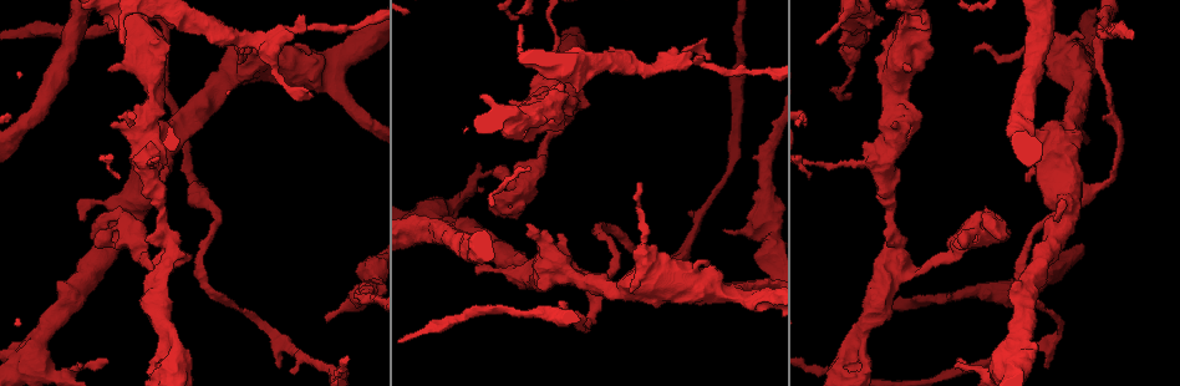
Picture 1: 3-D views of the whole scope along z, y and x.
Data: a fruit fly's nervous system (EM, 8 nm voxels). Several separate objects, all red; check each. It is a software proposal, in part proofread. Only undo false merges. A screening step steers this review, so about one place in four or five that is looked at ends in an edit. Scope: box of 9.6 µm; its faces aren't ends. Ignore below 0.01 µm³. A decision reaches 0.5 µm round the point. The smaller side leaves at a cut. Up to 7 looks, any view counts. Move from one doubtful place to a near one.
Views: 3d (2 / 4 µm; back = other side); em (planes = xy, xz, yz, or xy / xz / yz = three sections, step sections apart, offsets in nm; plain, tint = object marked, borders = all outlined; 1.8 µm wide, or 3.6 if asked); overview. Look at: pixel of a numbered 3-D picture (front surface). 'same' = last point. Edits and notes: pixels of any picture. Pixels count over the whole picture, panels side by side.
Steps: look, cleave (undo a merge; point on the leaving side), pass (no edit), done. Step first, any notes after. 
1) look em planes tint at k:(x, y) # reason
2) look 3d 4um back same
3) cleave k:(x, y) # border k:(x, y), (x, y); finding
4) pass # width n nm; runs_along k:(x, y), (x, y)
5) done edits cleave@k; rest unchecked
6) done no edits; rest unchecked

look 3d 2um at 1:(870, 363) # abrupt turn

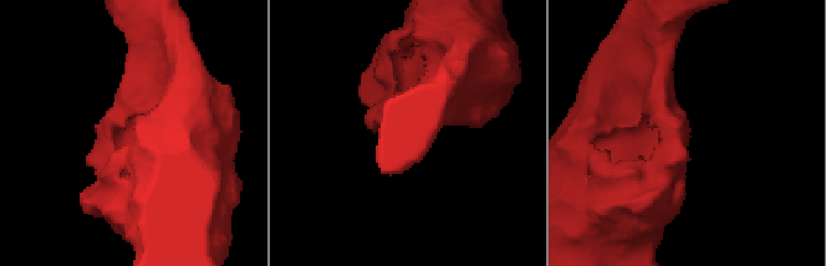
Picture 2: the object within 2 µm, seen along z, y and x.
look em planes tint at 2:(677, 131) # need the tissue

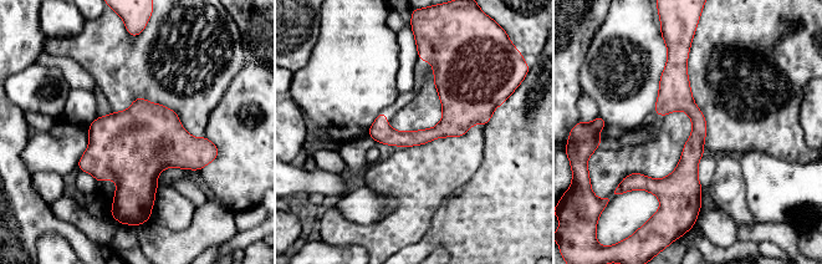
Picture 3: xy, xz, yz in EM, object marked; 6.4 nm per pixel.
pass # runs_along 3:(679, 59), (679, 96), (697, 116), (687, 207); continuous, no second neuron

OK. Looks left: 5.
look em planes tint at 1:(152, 103)

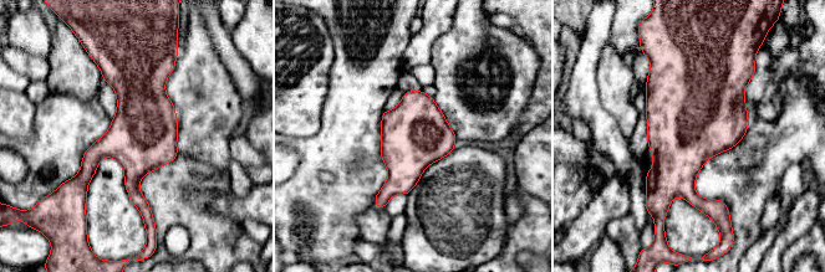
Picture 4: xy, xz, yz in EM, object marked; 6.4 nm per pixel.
pass # width 420 nm; one neuron here

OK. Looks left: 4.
look em yz step 16 tint at 1:(849, 162) # calibre changes

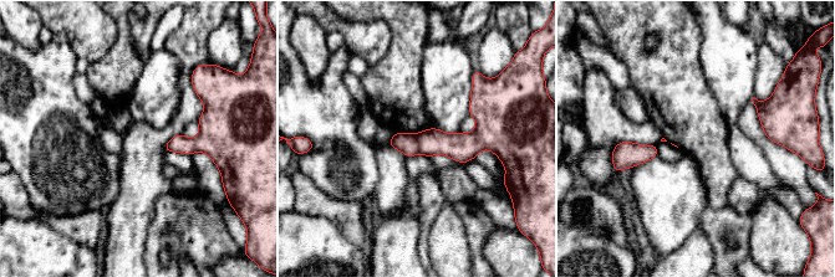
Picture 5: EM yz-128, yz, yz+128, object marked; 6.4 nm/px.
look em planes tint same

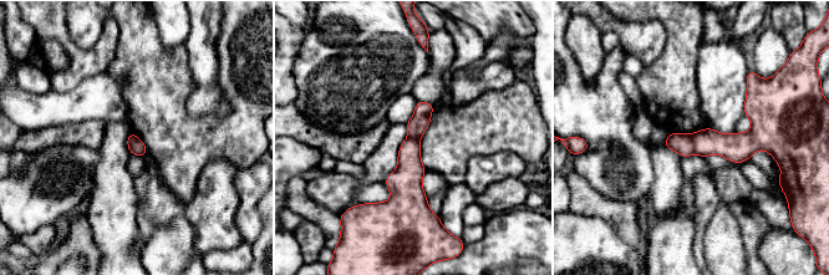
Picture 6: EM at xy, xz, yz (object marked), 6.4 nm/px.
cleave 6:(682, 143) # width 100 nm; a second neuron is stuck on

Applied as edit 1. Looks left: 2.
done edits cleave@6; rest unchecked

